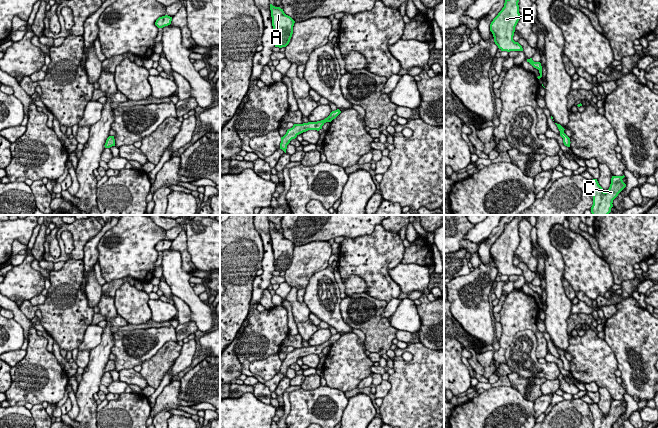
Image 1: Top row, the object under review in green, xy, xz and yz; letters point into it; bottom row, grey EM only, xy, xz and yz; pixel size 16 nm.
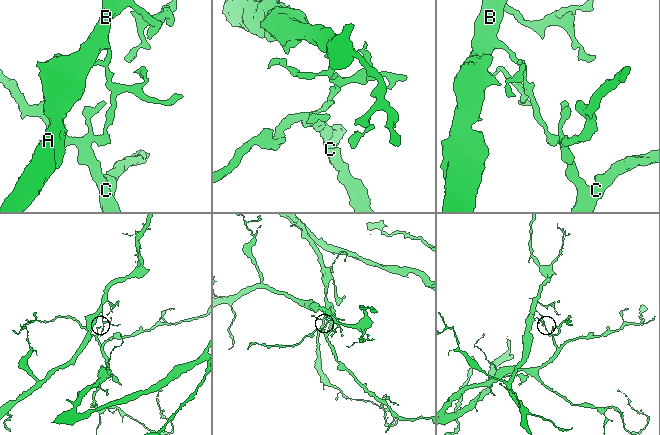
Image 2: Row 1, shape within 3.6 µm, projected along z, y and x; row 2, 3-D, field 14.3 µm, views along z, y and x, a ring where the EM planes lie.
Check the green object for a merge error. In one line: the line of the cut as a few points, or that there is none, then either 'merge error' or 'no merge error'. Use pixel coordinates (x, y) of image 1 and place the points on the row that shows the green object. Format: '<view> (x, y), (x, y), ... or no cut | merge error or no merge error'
xz (337, 114), (328, 121) | merge error

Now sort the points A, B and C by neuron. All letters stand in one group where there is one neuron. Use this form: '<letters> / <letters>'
A B / C

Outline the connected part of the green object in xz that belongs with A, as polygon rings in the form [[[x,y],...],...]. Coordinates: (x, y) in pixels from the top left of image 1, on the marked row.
[[[270,4],[270,10],[275,47],[286,47],[292,37],[295,21],[290,16],[286,15],[280,7],[275,7]]]

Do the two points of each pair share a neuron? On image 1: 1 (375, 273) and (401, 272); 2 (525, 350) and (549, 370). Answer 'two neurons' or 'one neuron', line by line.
1: two neurons
2: one neuron

